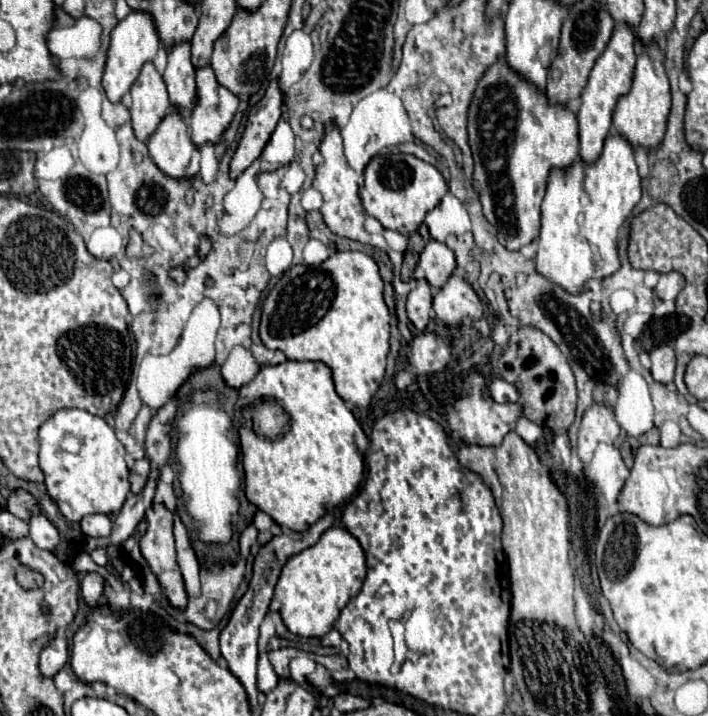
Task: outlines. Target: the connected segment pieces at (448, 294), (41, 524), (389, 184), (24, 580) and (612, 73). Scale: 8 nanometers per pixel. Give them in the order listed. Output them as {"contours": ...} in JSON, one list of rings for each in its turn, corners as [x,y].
{"contours":[[[[451,275],[447,283],[435,291],[433,309],[437,319],[447,327],[461,325],[465,317],[469,319],[483,317],[483,305],[477,293],[465,279],[457,275]]],[[[33,513],[29,519],[29,537],[33,543],[41,549],[55,551],[59,545],[59,533],[57,529],[49,523],[49,519],[41,513]]],[[[405,153],[377,155],[369,161],[365,169],[365,187],[361,191],[361,203],[369,215],[381,221],[385,229],[409,235],[419,229],[427,211],[439,205],[447,193],[447,183],[443,175],[429,163]]],[[[19,567],[19,571],[17,571],[17,581],[19,581],[21,587],[33,589],[33,587],[37,585],[37,573],[31,571],[29,567]]],[[[615,25],[613,37],[605,49],[605,53],[595,63],[589,83],[581,95],[581,107],[577,113],[579,123],[579,143],[581,143],[581,159],[585,163],[595,163],[603,151],[603,143],[611,131],[611,117],[617,101],[629,93],[633,83],[633,69],[635,69],[635,35],[629,29],[623,29],[623,25]]]]}

